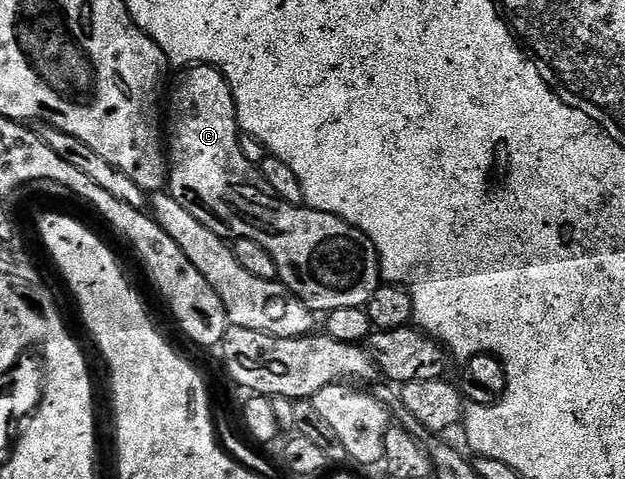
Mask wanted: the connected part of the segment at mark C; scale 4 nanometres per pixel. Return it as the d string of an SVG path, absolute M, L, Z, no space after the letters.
M192 66L179 74L182 75L174 91L172 86L168 94L168 193L184 204L204 228L212 228L216 236L227 240L256 240L256 244L276 260L282 285L310 310L329 312L336 308L365 307L380 284L378 253L370 237L328 212L312 210L305 204L293 206L280 200L280 196L264 184L261 169L244 160L244 152L240 152L238 113L225 76L215 66Z

